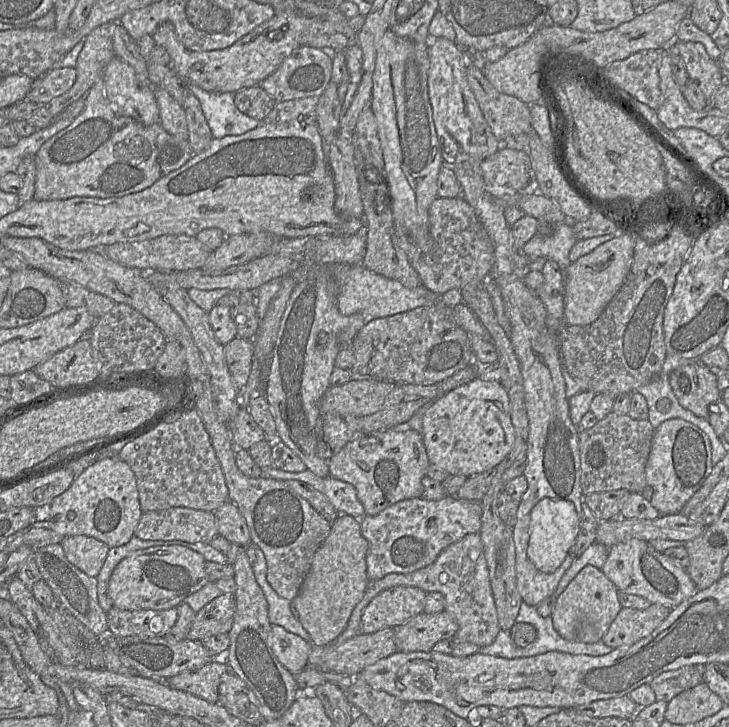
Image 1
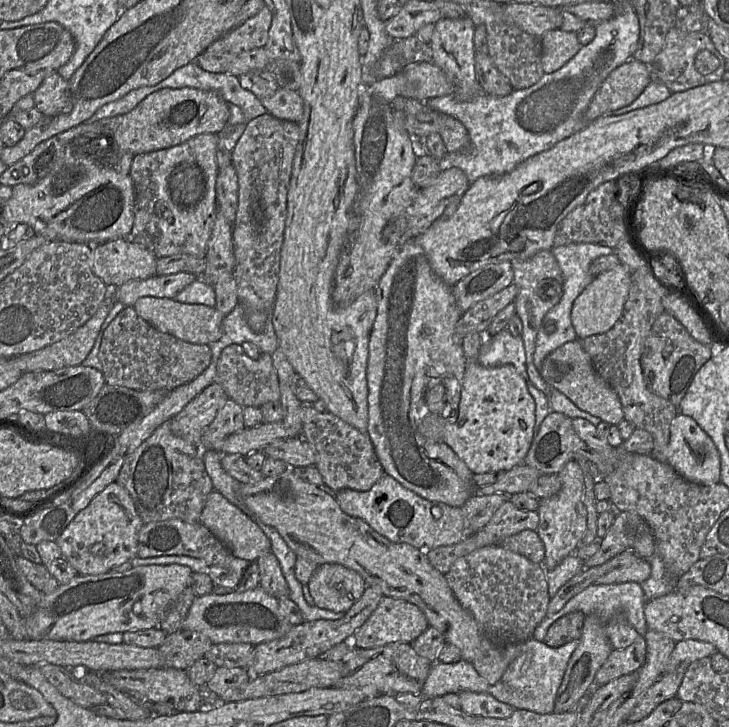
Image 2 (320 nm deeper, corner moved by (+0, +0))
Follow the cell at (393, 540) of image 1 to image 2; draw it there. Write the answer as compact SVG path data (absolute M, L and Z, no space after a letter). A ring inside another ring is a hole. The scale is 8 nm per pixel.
M366 586L359 600L341 618L337 620L304 621L292 625L282 637L256 645L253 651L253 660L247 668L248 672L252 676L267 674L291 664L319 657L334 645L351 640L353 634L375 610L383 596L379 587Z

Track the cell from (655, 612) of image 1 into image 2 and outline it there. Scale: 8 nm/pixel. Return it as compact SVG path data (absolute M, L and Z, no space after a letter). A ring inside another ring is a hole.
M641 635L627 648L613 649L595 675L595 688L636 672L644 663L645 657L646 641Z

